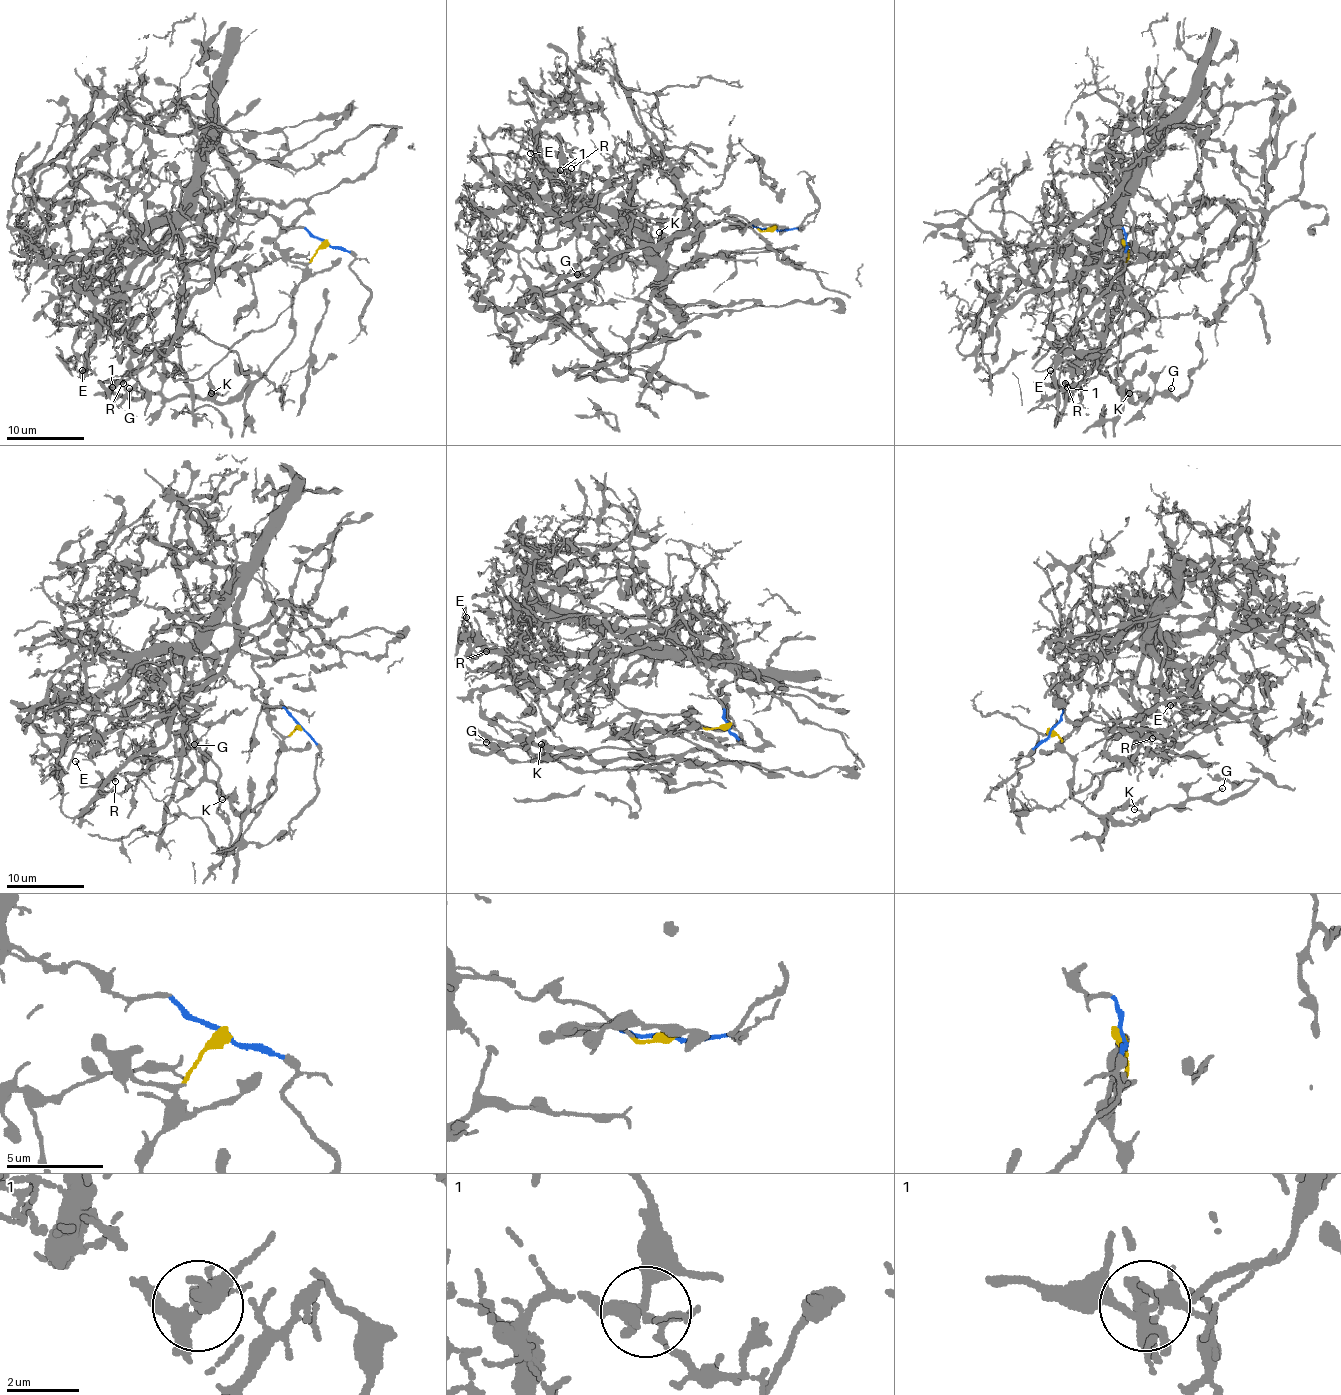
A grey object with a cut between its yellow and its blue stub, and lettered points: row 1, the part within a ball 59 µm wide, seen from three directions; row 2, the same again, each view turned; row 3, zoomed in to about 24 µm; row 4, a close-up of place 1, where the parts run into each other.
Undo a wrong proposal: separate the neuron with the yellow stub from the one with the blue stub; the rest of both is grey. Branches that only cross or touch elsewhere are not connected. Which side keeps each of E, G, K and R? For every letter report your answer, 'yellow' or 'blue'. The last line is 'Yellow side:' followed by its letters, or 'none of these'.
E: blue
G: yellow
K: yellow
R: blue
Yellow side: G, K

